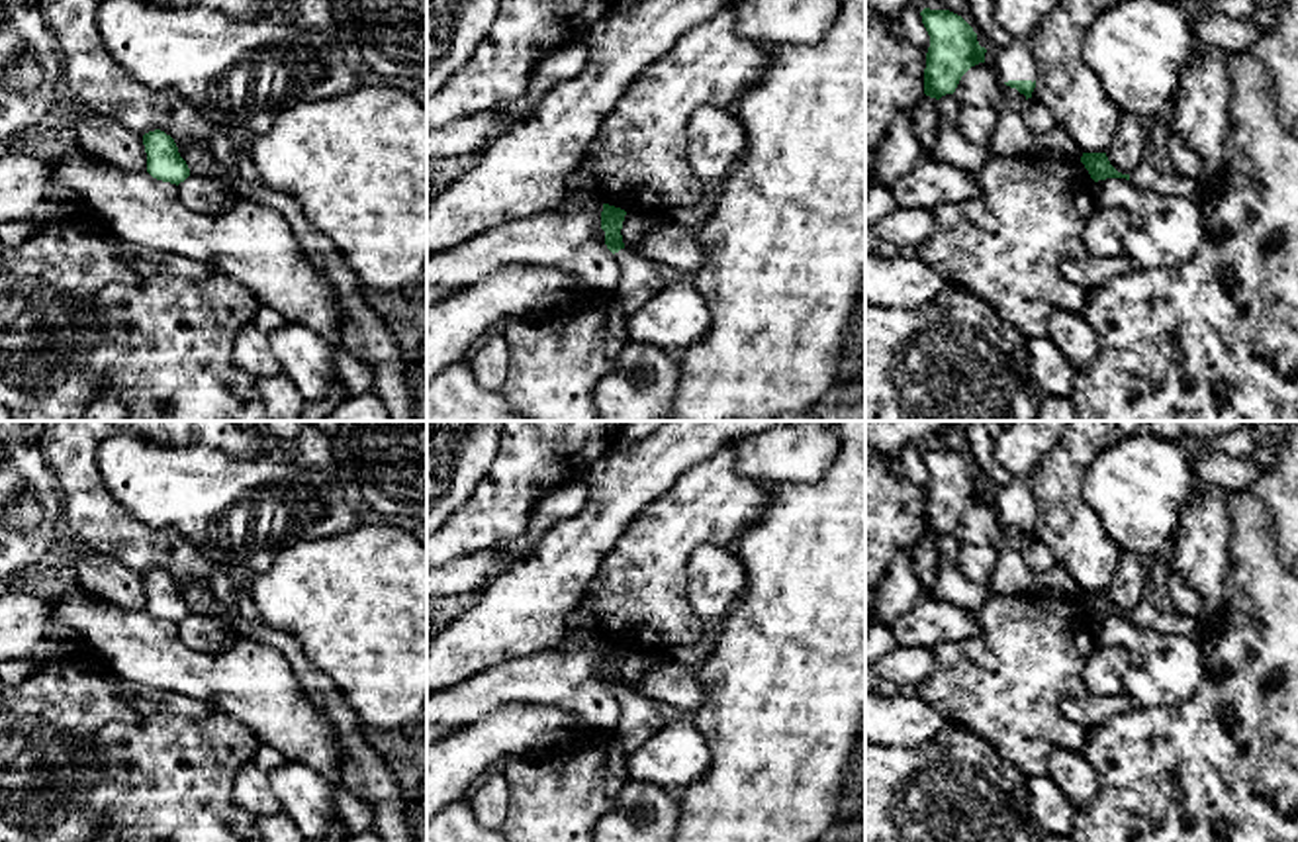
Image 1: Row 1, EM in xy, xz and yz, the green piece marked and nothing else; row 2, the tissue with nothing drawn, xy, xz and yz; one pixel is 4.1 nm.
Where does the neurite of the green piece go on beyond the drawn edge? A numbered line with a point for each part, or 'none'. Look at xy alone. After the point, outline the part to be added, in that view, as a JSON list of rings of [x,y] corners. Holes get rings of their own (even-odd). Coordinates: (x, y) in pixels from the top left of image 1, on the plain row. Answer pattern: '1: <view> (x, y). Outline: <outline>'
none

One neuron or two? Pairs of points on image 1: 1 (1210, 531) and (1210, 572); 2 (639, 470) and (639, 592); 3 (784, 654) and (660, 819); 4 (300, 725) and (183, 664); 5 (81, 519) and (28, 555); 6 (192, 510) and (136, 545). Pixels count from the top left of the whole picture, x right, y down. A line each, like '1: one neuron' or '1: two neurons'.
1: one neuron
2: two neurons
3: two neurons
4: one neuron
5: two neurons
6: two neurons

